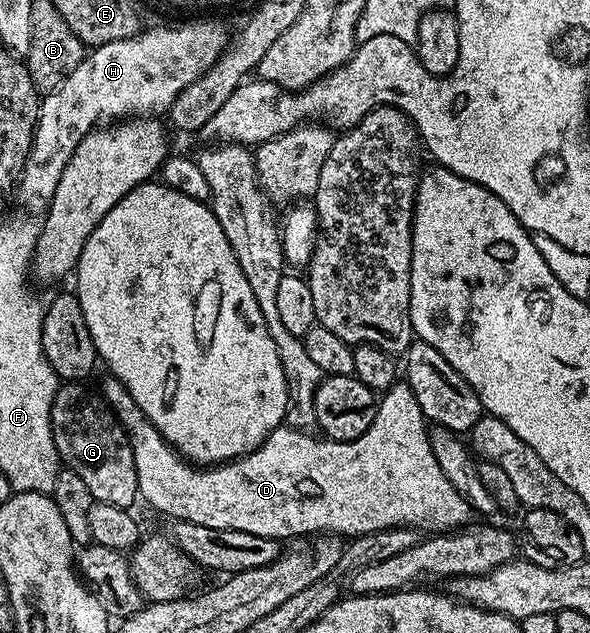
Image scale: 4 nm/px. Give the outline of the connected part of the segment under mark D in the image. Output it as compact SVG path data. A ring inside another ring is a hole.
M105 377L99 386L99 394L113 414L116 415L125 433L129 437L129 442L133 444L133 454L139 460L139 474L137 477L137 490L142 500L146 499L155 510L161 515L170 515L173 521L183 523L194 523L195 525L203 525L210 529L217 530L239 530L243 533L253 533L256 536L278 539L280 541L296 541L302 537L308 537L318 533L328 533L331 535L340 535L342 537L356 537L366 535L372 531L379 529L387 529L388 527L412 527L420 529L425 533L449 533L454 529L460 529L470 522L471 508L468 500L456 491L451 481L444 476L443 469L439 467L439 462L432 453L429 444L429 427L425 414L421 411L419 401L413 395L413 390L409 387L408 382L398 381L393 384L390 391L384 392L380 396L377 405L377 416L375 421L367 429L367 433L363 433L359 438L352 439L350 443L335 443L332 439L318 437L316 434L310 433L305 429L298 429L288 425L277 427L271 432L267 438L257 447L251 454L242 455L240 459L235 459L220 465L213 465L206 469L201 465L194 465L188 462L182 455L174 449L171 444L161 436L159 429L155 429L155 425L151 425L151 421L143 413L143 409L139 409L139 405L135 405L135 397L131 397L131 393L127 393L127 389L120 383L118 379Z

